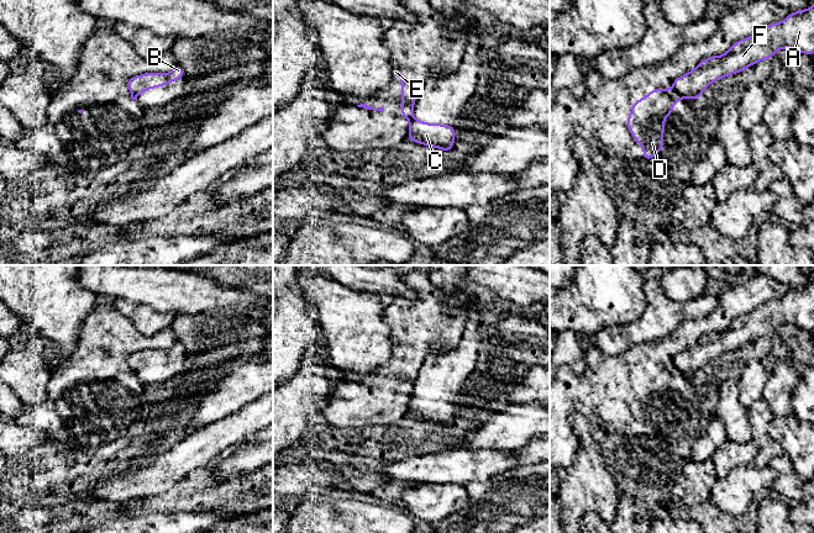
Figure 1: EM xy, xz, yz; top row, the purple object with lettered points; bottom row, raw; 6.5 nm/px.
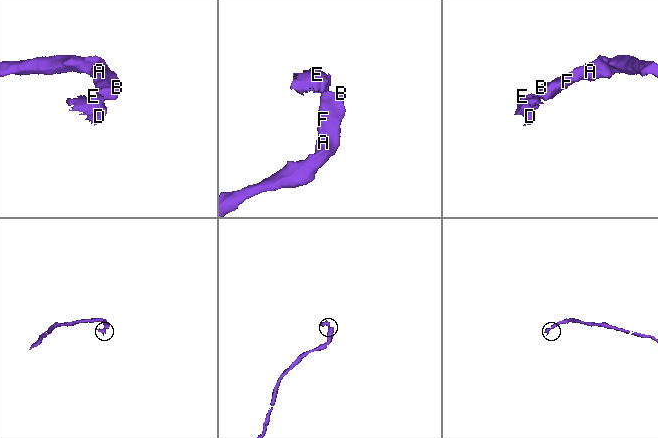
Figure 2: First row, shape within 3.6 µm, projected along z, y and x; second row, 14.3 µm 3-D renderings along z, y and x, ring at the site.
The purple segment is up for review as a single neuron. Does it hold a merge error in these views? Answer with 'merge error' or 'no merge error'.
merge error

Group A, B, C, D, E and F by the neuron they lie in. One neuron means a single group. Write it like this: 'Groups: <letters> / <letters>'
Groups: A B C F / D E

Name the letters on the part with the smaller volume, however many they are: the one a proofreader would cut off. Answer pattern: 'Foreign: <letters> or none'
Foreign: D, E

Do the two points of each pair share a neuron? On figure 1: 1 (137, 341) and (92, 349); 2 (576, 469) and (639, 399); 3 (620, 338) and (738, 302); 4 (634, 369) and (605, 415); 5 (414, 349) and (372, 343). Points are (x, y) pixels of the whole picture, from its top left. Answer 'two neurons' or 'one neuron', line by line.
1: one neuron
2: two neurons
3: two neurons
4: one neuron
5: two neurons

